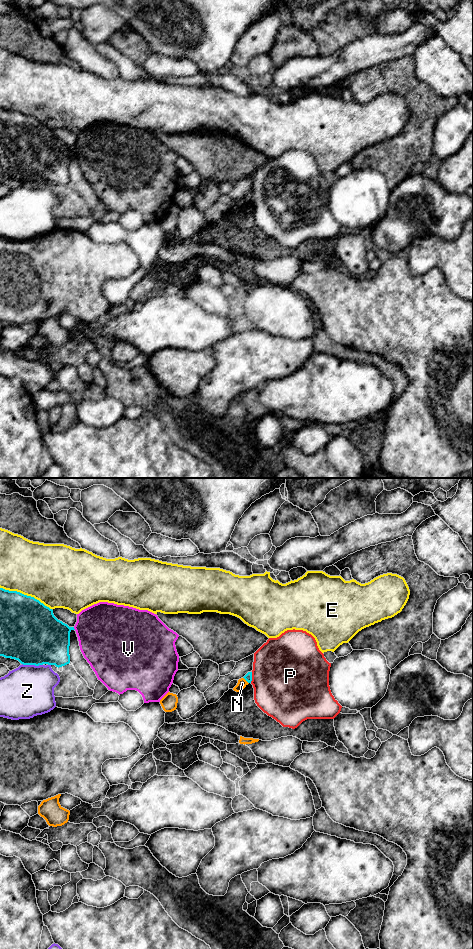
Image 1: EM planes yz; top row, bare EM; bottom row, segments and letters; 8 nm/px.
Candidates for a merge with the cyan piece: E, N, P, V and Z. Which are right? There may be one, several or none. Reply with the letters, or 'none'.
none

